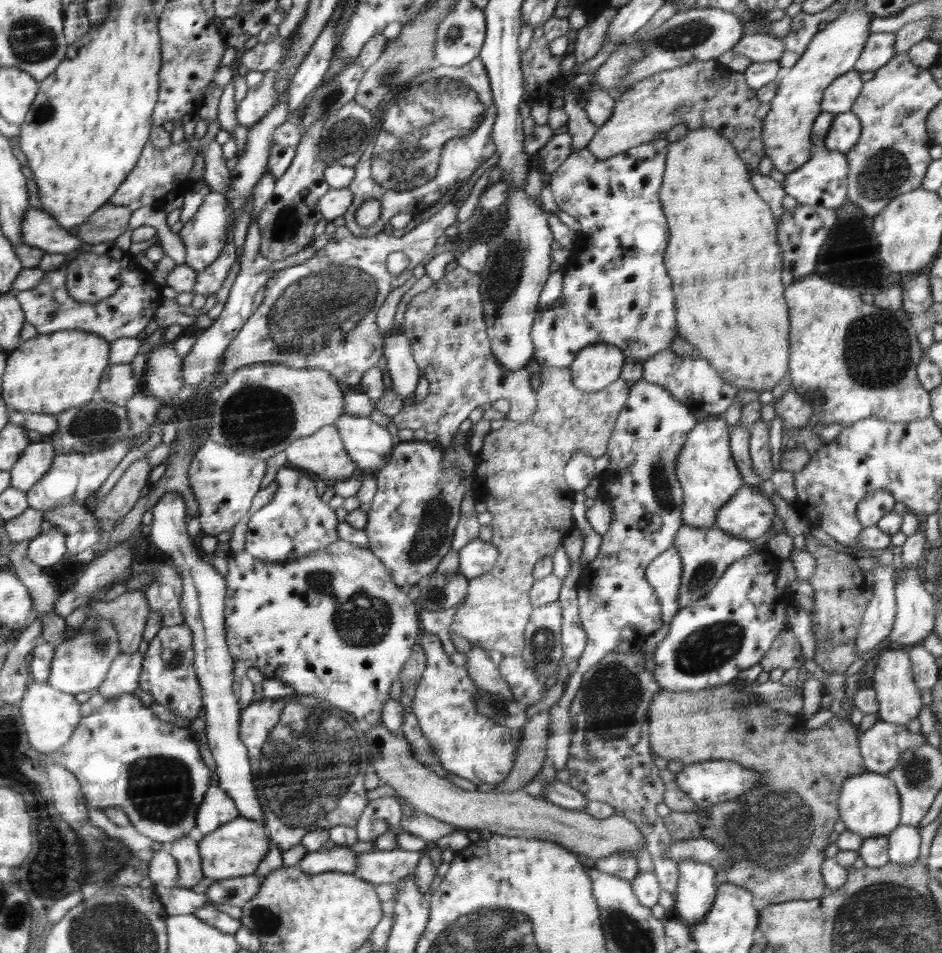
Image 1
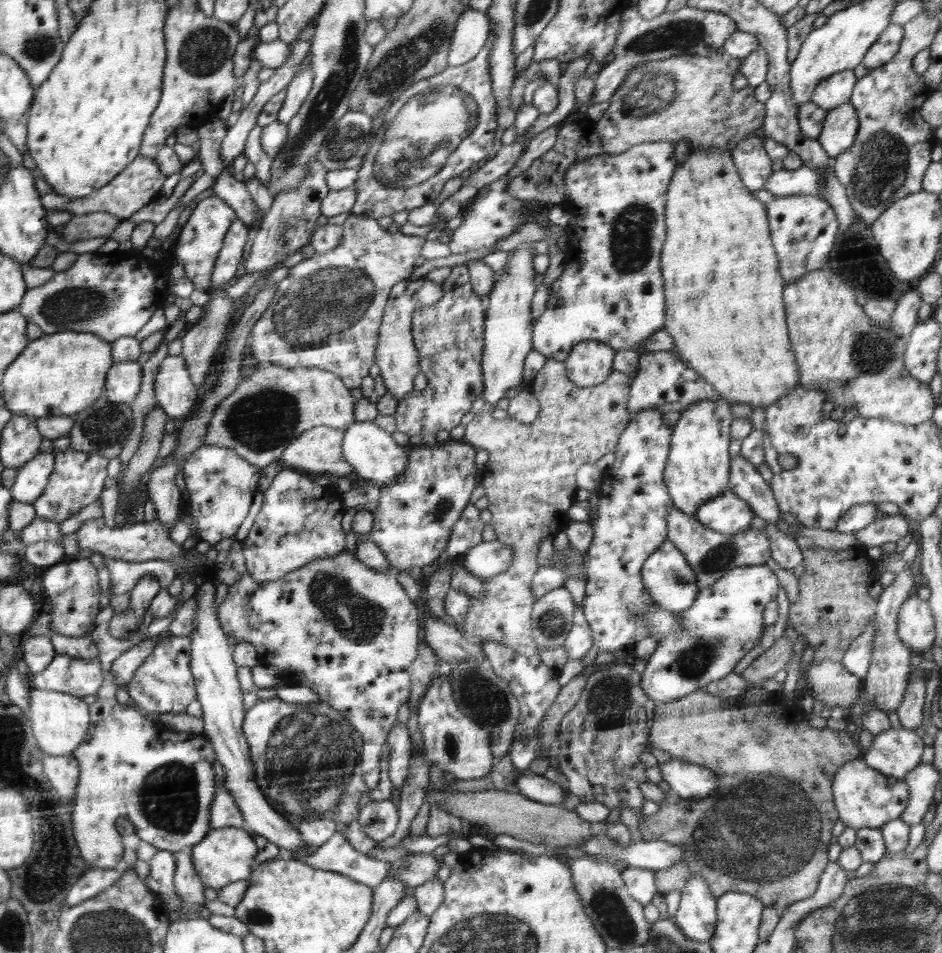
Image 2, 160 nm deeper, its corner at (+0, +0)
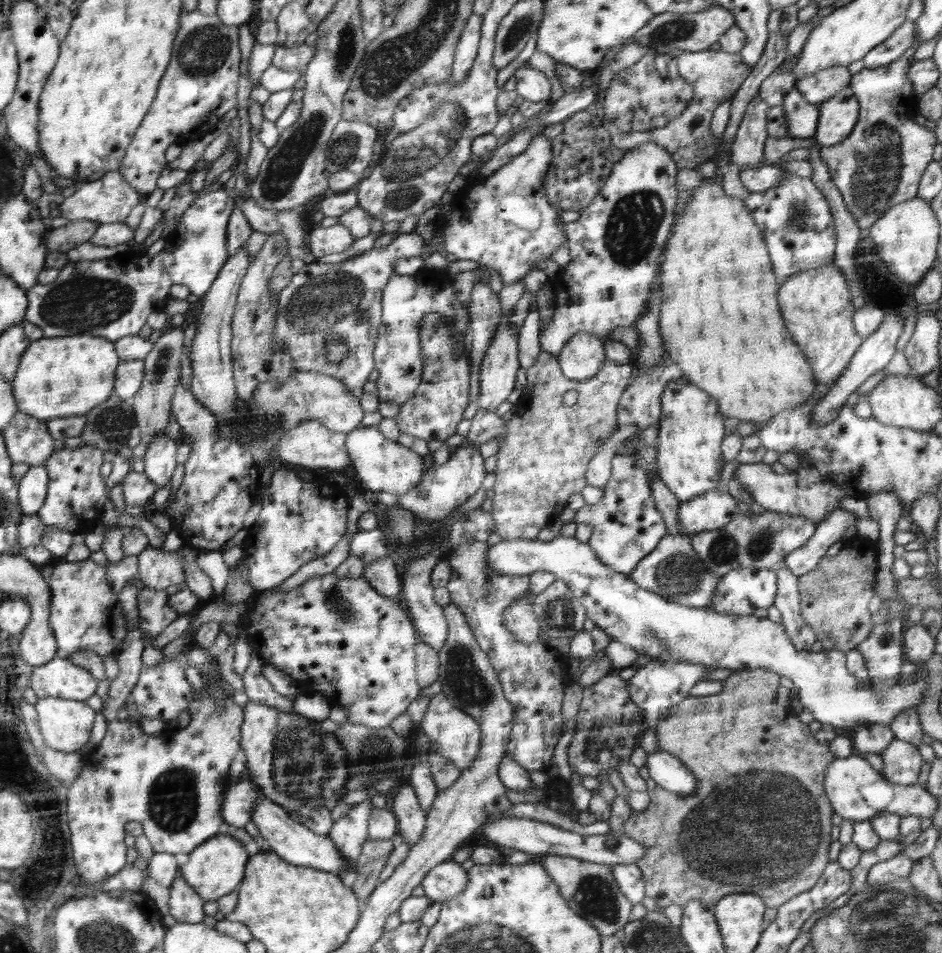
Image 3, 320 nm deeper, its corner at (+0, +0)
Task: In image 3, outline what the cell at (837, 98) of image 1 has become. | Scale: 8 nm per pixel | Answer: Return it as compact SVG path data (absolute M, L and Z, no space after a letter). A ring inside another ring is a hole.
M847 66L828 67L802 78L796 77L795 88L808 102L819 105L849 86L851 76Z

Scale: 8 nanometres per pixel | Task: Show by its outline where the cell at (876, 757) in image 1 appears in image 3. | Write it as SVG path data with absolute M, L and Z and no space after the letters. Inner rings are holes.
M895 738L886 750L883 750L882 760L884 779L904 786L917 783L923 760L913 744Z

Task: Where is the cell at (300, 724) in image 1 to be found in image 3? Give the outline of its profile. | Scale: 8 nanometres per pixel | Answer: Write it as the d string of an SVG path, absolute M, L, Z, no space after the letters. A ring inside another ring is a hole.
M248 701L243 709L241 745L246 754L244 778L260 787L260 794L281 805L288 811L290 818L301 808L323 806L331 808L346 793L345 785L350 780L347 752L332 733L320 730L320 721L305 718L296 712L278 710L261 702Z

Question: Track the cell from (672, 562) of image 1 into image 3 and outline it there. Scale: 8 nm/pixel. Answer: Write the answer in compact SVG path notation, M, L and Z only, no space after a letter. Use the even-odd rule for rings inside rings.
M666 536L650 554L647 554L638 564L636 570L628 575L641 587L659 594L670 602L677 602L682 606L691 606L704 609L711 604L716 592L716 587L721 576L713 575L697 552L693 549L686 536Z

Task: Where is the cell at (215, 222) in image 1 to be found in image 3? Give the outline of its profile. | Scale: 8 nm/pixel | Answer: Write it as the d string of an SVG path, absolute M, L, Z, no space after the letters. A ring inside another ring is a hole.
M223 189L198 197L181 216L174 233L165 239L162 252L154 257L141 255L128 248L119 248L114 255L102 260L69 262L59 270L54 282L38 282L27 291L30 304L27 308L26 322L39 326L46 338L88 333L110 341L118 341L119 338L128 335L138 335L148 316L166 307L171 286L184 284L191 294L198 296L210 290L218 272L227 261L227 224L234 208L233 200L233 196Z

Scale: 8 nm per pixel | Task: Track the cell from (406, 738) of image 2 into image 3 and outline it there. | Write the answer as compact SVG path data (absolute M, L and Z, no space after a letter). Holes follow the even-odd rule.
M407 780L397 789L392 810L398 819L397 832L402 841L414 846L426 826L427 812L420 806L414 789Z

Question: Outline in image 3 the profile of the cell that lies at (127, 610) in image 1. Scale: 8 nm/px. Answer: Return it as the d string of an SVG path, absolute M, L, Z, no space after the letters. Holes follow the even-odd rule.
M148 545L138 554L138 573L142 578L142 586L152 590L165 590L168 586L176 586L185 581L185 560L176 550L164 552L161 548Z

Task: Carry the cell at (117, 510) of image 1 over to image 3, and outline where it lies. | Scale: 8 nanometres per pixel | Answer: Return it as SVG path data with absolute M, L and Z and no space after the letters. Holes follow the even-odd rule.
M170 326L162 332L146 358L143 358L146 363L146 380L142 384L142 389L131 401L136 425L140 430L140 444L132 449L132 461L140 458L144 460L148 448L162 434L160 430L165 430L166 424L170 423L170 408L174 405L176 386L180 383L180 356L185 341L186 331L180 330L177 326Z

